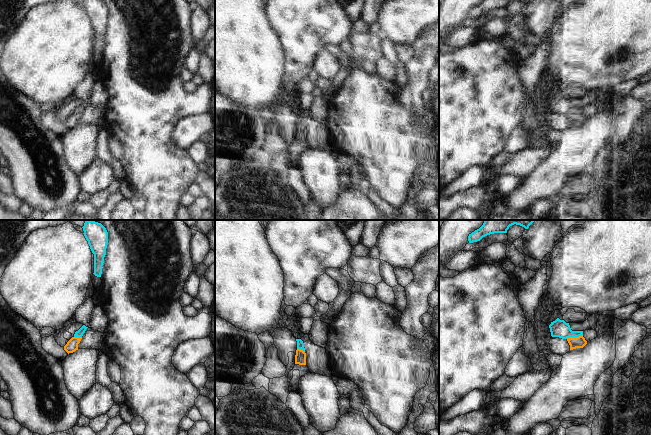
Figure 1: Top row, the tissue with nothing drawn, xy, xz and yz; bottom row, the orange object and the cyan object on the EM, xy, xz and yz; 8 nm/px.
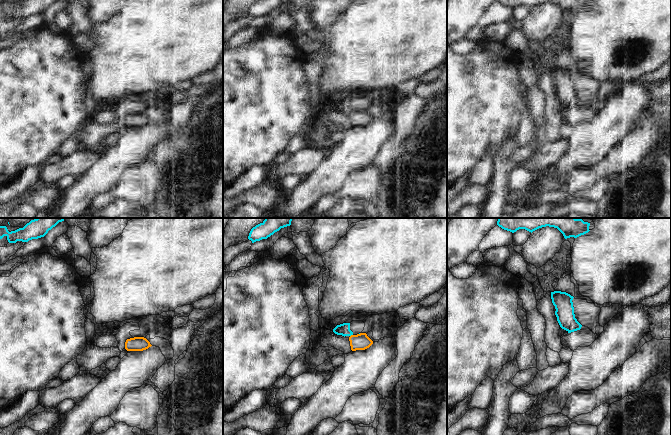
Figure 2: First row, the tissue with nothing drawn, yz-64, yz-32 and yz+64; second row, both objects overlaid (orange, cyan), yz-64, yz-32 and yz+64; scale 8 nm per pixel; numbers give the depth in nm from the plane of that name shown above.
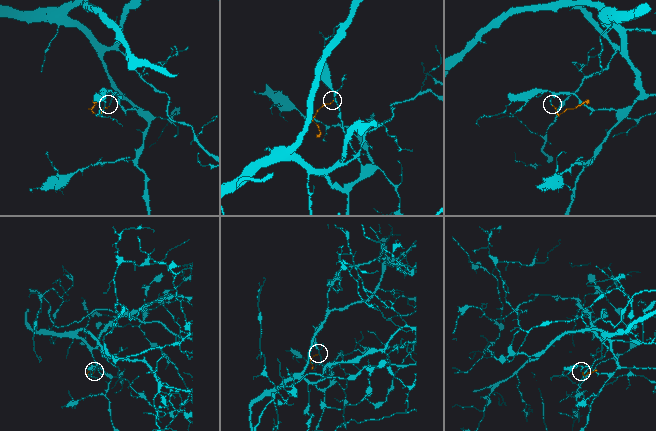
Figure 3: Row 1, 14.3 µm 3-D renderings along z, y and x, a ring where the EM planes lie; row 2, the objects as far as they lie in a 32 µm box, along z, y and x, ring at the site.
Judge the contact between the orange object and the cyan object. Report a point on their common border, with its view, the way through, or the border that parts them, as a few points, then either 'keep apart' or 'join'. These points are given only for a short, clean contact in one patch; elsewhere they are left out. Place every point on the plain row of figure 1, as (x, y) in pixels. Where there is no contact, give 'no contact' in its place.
meets orange in yz at (574, 113); runs through yz (575, 118), (574, 113), (559, 104); join

